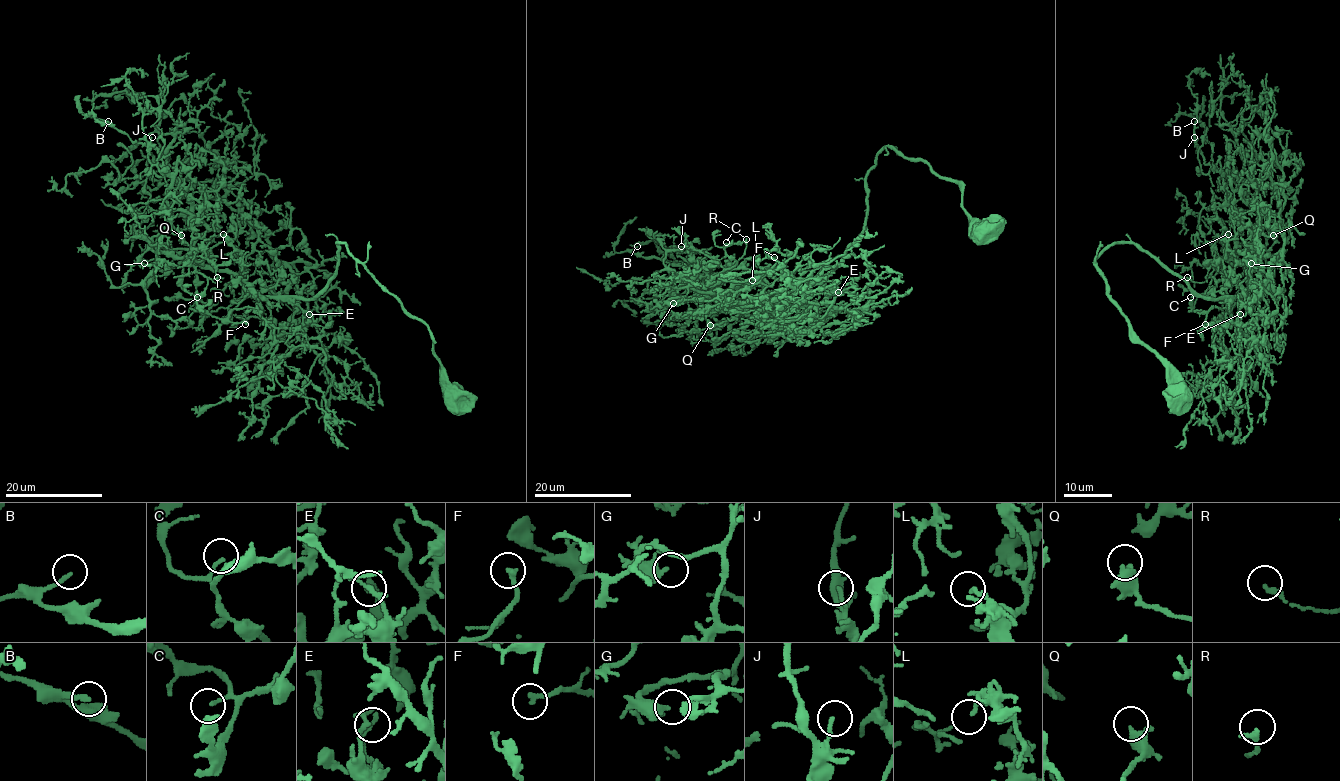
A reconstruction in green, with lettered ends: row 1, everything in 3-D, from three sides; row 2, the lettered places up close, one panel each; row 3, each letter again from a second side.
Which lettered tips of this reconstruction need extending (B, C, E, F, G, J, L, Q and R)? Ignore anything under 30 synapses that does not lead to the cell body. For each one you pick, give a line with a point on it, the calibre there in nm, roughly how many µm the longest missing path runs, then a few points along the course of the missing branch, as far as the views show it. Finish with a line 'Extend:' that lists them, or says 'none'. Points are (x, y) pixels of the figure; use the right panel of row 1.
B: Place: (1194, 121). Thickness 160 nm. Missing length about 10 µm. Course of what is missing: (1194, 121), (1183, 121), (1177, 135), (1181, 142)
F: Place: (1205, 324). Thickness 220 nm. Missing length about 10 µm. Course of what is missing: (1205, 324), (1199, 323), (1184, 340)
Extend: B, F

